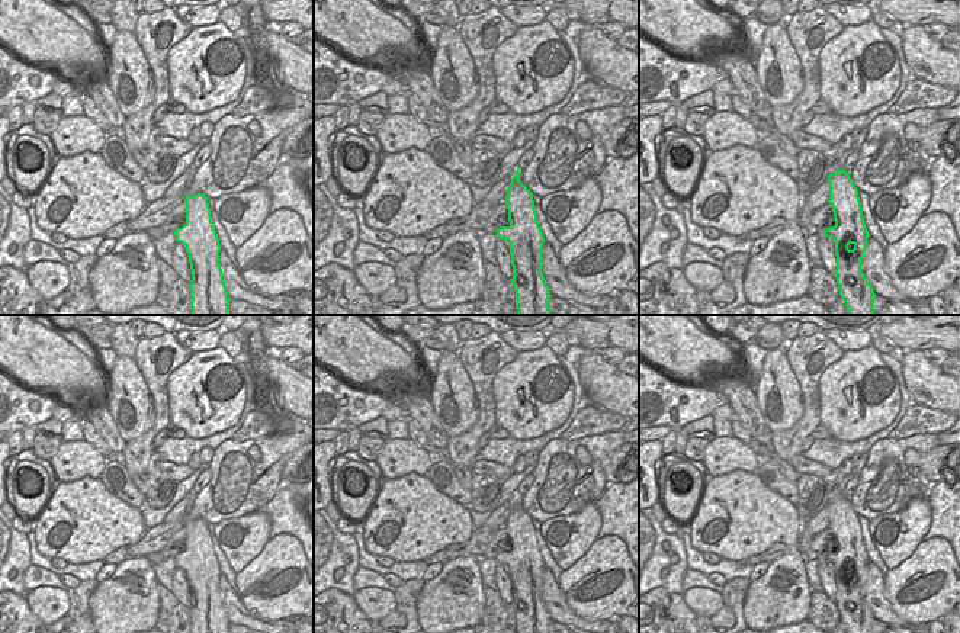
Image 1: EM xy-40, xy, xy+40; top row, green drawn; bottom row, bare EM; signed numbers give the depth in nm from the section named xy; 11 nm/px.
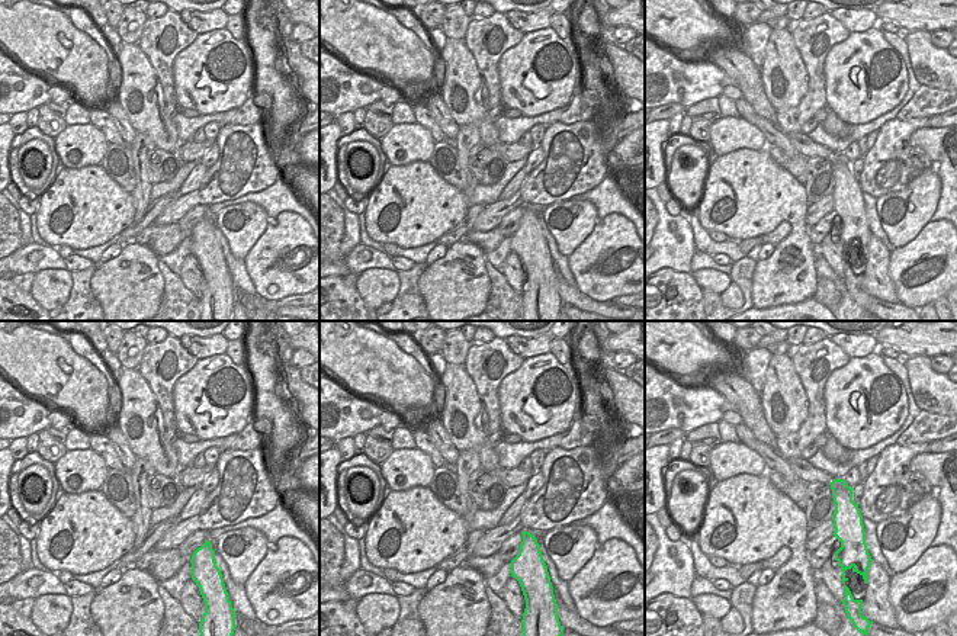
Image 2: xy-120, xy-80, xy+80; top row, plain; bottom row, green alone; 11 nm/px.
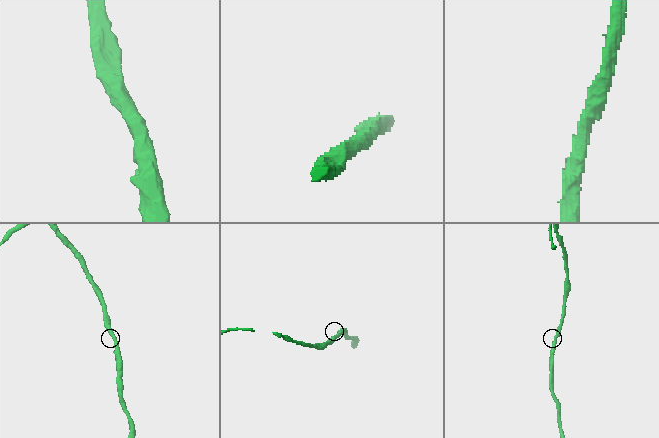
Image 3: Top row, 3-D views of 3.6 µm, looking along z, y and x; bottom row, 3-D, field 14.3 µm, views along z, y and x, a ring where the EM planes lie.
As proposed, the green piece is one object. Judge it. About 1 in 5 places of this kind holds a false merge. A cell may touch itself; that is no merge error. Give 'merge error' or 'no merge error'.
no merge error

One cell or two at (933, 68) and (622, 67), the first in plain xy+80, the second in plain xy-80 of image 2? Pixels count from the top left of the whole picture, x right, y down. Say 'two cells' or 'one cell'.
one cell

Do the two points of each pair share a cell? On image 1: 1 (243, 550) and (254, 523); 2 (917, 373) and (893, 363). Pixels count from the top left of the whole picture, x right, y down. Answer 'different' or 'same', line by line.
1: same
2: different

